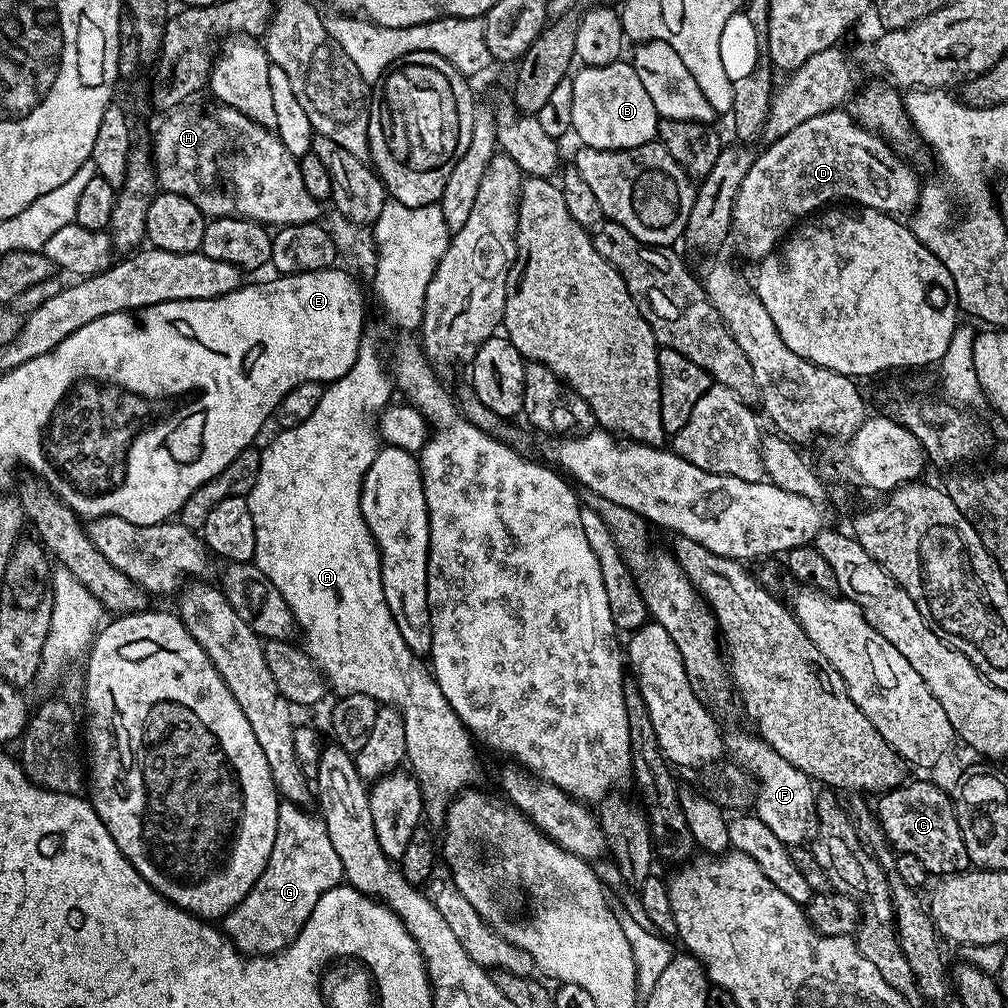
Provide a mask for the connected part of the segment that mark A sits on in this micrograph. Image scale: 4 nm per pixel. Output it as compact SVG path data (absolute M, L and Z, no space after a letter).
M371 338L361 340L360 353L354 362L354 366L350 366L350 370L346 370L346 374L342 374L342 378L331 381L325 387L322 394L322 402L318 402L318 407L314 409L314 414L310 414L310 418L306 418L306 422L302 422L298 426L277 431L277 436L268 445L263 445L260 453L258 482L254 482L254 490L250 490L250 494L246 497L250 506L250 514L254 518L254 542L256 543L254 563L258 566L258 570L262 570L262 574L266 574L266 578L270 578L270 582L274 582L274 586L278 586L282 598L286 598L286 606L290 606L297 625L302 626L302 636L304 632L302 647L307 652L308 657L320 668L320 673L324 675L327 687L331 691L333 688L336 694L340 696L366 694L370 698L379 701L381 705L399 706L405 717L410 718L413 725L416 723L418 727L424 728L424 736L410 734L406 738L406 746L408 747L406 760L407 763L412 763L413 769L411 768L411 771L422 785L423 791L425 793L436 792L433 794L432 800L434 803L440 804L444 800L444 796L440 792L454 791L459 786L460 780L468 780L475 774L476 752L472 749L473 737L446 702L442 690L430 675L429 669L425 665L424 668L420 665L423 663L417 659L412 649L406 646L402 634L398 634L398 626L390 614L390 606L386 606L386 594L382 590L380 551L370 534L370 530L366 526L366 522L362 518L362 510L360 509L362 482L366 478L366 470L370 470L370 464L374 462L374 458L382 447L382 441L378 435L378 413L382 408L380 392L393 391L394 388L393 381L390 379L389 369L386 367L385 357L383 360L379 356L379 352L379 346Z

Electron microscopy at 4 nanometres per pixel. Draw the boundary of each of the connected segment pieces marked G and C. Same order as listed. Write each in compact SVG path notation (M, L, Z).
M289 802L277 807L273 849L266 868L242 902L223 917L222 931L239 952L254 956L281 952L300 933L318 898L344 880L344 867L323 819L316 814L311 816L308 810Z
M928 778L908 783L888 789L874 804L876 819L880 821L889 845L896 852L914 854L930 874L951 874L967 869L970 861L953 797Z

